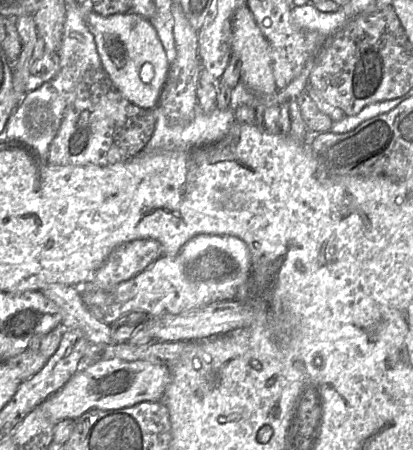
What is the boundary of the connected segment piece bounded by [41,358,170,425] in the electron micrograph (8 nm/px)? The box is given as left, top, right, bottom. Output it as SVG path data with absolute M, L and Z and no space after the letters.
M109 359L82 366L55 394L41 403L42 409L56 425L64 419L77 419L91 409L116 410L144 401L161 401L170 381L165 365L147 361Z

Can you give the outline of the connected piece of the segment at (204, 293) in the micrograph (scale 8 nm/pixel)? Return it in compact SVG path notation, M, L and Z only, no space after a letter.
M201 234L192 238L175 255L162 256L151 266L131 279L119 283L107 291L81 293L81 298L89 313L106 324L113 324L120 317L141 312L157 317L164 314L176 315L213 302L229 301L237 298L247 283L251 272L251 255L246 243L236 236Z

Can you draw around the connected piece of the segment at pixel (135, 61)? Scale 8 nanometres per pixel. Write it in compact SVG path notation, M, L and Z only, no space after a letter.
M93 9L86 13L84 20L95 37L102 67L118 91L140 108L154 108L159 103L171 64L150 21L133 12L102 16Z

